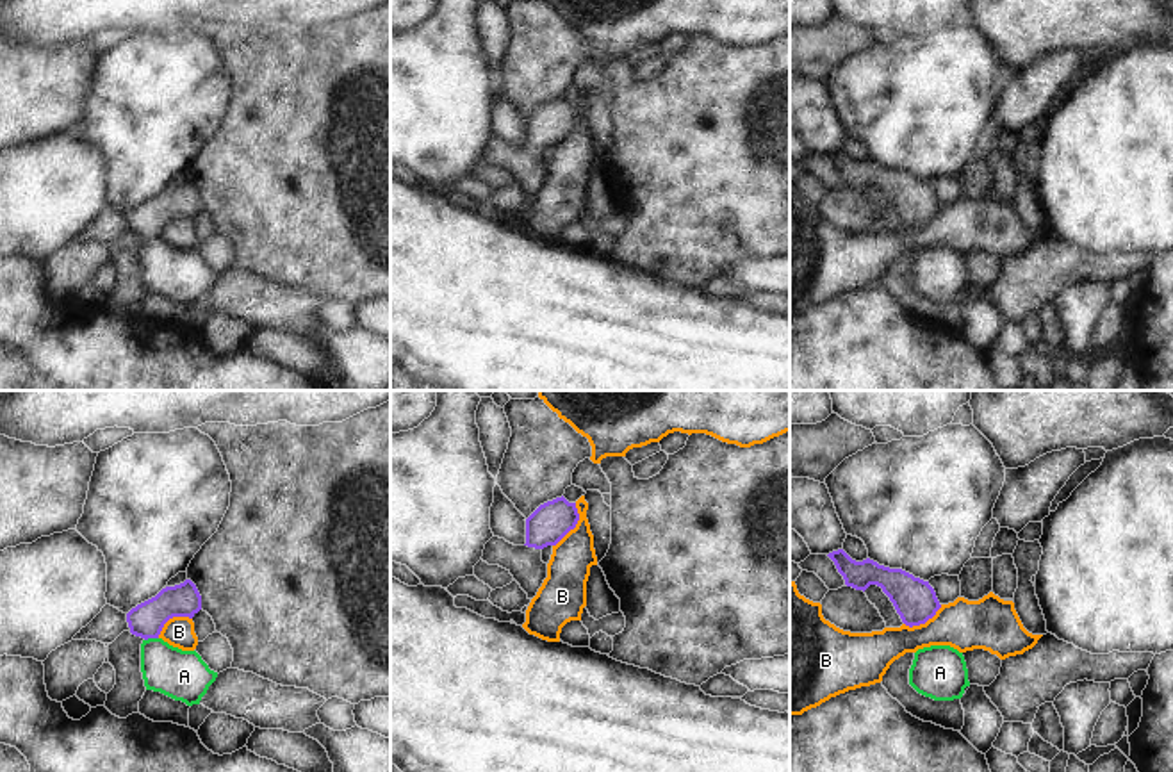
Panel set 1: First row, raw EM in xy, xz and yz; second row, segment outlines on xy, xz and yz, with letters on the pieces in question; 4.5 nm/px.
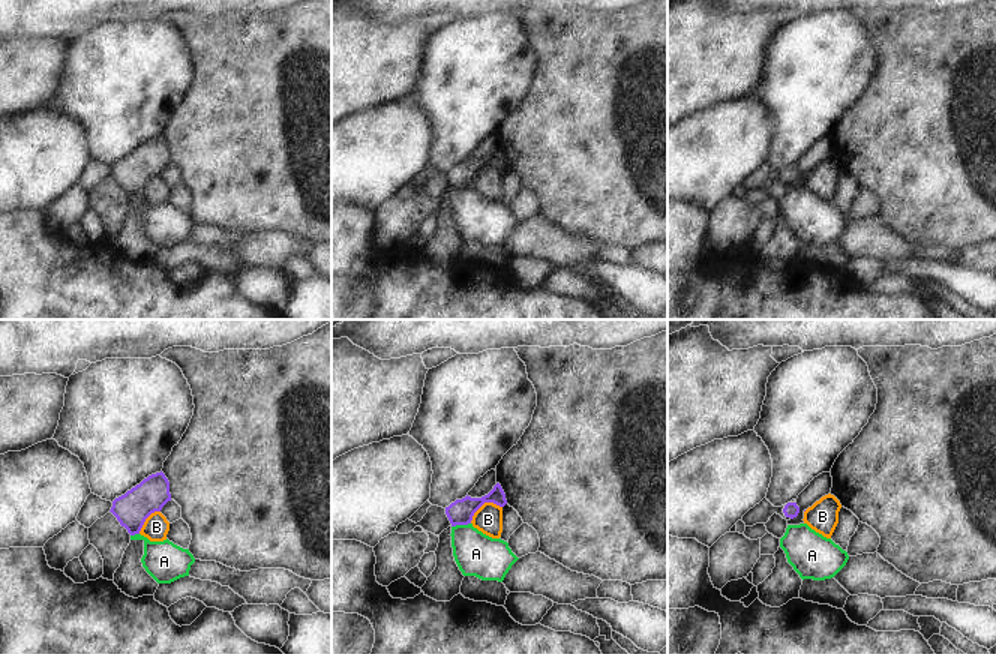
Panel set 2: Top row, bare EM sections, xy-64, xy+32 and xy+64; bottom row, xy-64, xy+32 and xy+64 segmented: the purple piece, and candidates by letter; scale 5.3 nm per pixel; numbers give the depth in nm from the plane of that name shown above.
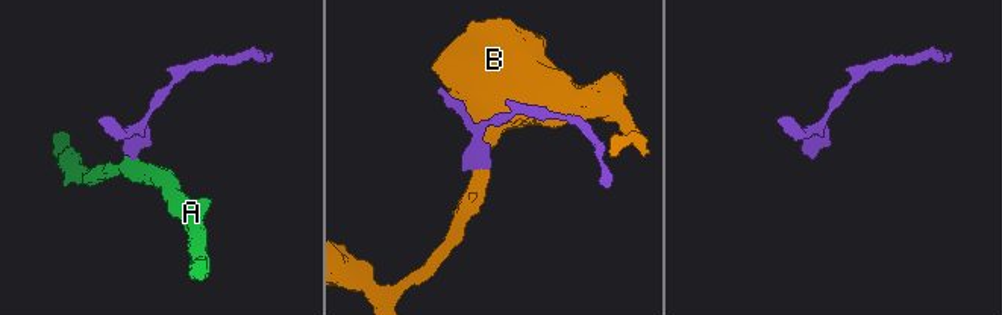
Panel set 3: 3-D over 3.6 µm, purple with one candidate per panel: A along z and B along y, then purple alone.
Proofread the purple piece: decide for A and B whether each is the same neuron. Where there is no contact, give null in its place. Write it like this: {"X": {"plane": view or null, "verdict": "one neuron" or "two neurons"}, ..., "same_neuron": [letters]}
{"A": {"plane": "xy", "verdict": "two neurons"}, "B": {"plane": "xz", "verdict": "two neurons"}, "same_neuron": []}

